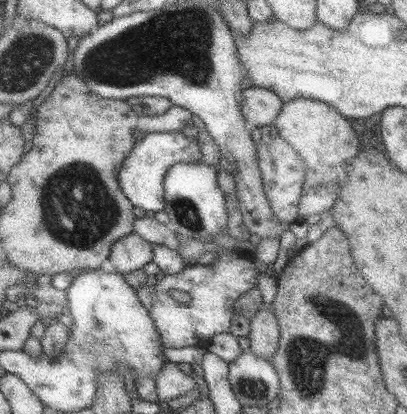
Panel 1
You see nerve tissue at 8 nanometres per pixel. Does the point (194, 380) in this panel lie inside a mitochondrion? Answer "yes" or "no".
no

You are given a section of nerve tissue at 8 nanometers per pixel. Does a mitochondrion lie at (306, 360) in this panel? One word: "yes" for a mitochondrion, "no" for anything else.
yes

